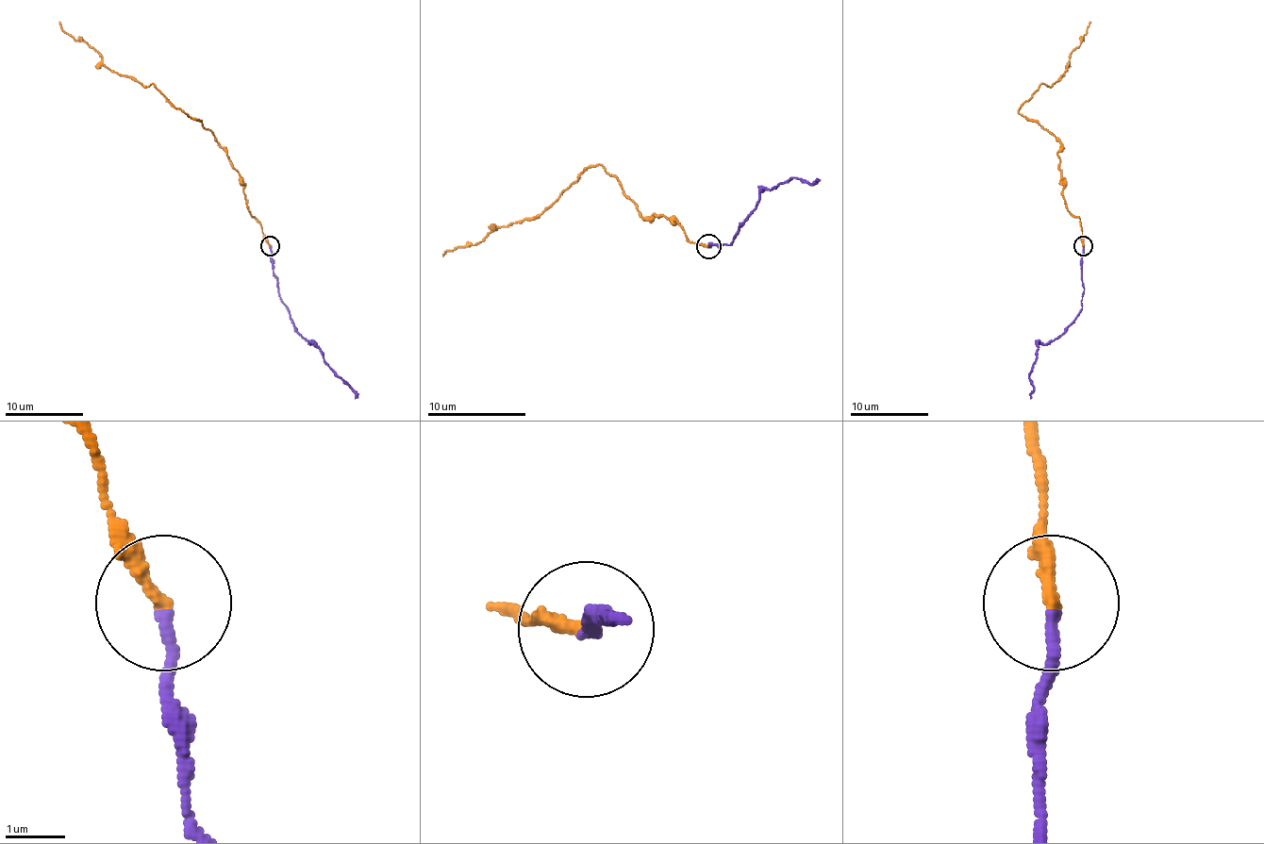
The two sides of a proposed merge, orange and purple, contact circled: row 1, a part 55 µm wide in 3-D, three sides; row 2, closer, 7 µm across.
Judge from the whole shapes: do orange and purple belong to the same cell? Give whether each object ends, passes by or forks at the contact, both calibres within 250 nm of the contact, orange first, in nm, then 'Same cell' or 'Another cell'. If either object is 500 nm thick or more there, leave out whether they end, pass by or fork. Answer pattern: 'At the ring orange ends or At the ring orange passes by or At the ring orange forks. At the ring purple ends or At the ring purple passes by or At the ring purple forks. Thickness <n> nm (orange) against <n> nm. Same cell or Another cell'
At the ring orange ends. At the ring purple ends. Thickness 220 nm (orange) against 180 nm. Another cell

